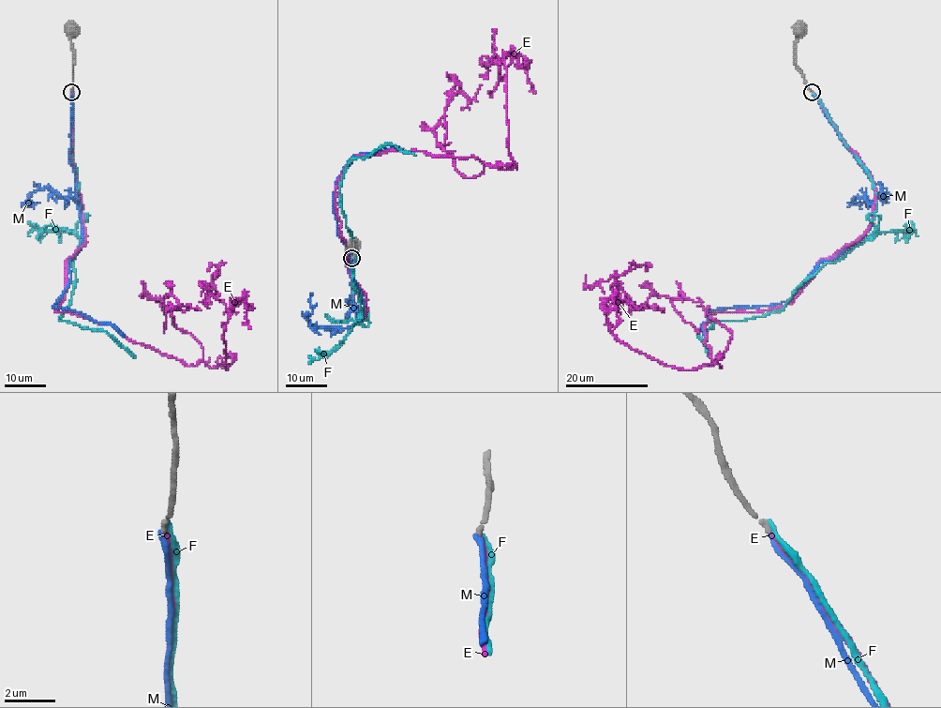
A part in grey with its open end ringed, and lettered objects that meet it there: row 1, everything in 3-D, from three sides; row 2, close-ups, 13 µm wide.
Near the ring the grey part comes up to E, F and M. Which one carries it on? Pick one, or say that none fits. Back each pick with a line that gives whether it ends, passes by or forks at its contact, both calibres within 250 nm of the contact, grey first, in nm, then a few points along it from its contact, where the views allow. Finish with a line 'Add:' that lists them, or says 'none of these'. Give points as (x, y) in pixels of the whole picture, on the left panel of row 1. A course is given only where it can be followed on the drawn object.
E: It ends there. Thickness 190 nm (grey) against 180 nm. Its course: (71, 92), (85, 242), (54, 311), (227, 369), (228, 311), (201, 284), (211, 276)
Add: E

